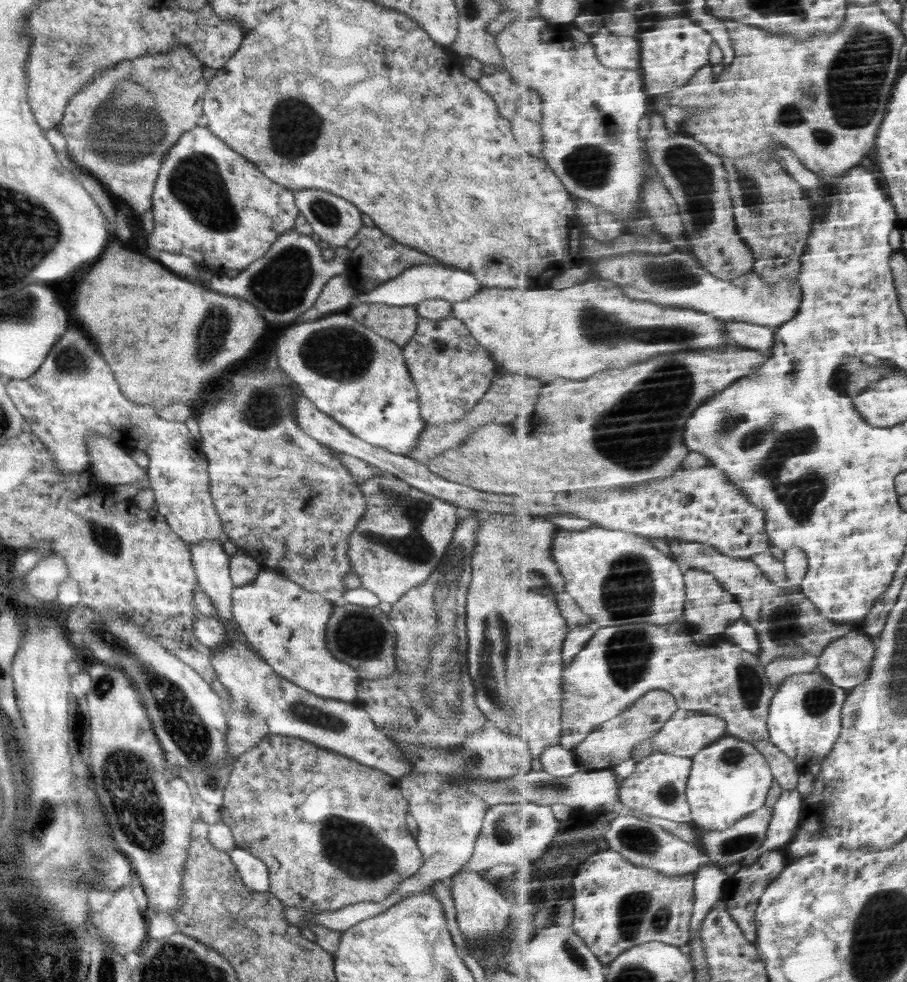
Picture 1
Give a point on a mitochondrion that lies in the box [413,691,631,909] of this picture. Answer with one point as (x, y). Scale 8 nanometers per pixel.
(469, 762)

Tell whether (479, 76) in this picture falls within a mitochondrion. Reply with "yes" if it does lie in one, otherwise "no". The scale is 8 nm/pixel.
no

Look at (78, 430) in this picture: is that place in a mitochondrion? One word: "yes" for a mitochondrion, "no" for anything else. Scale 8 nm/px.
no

